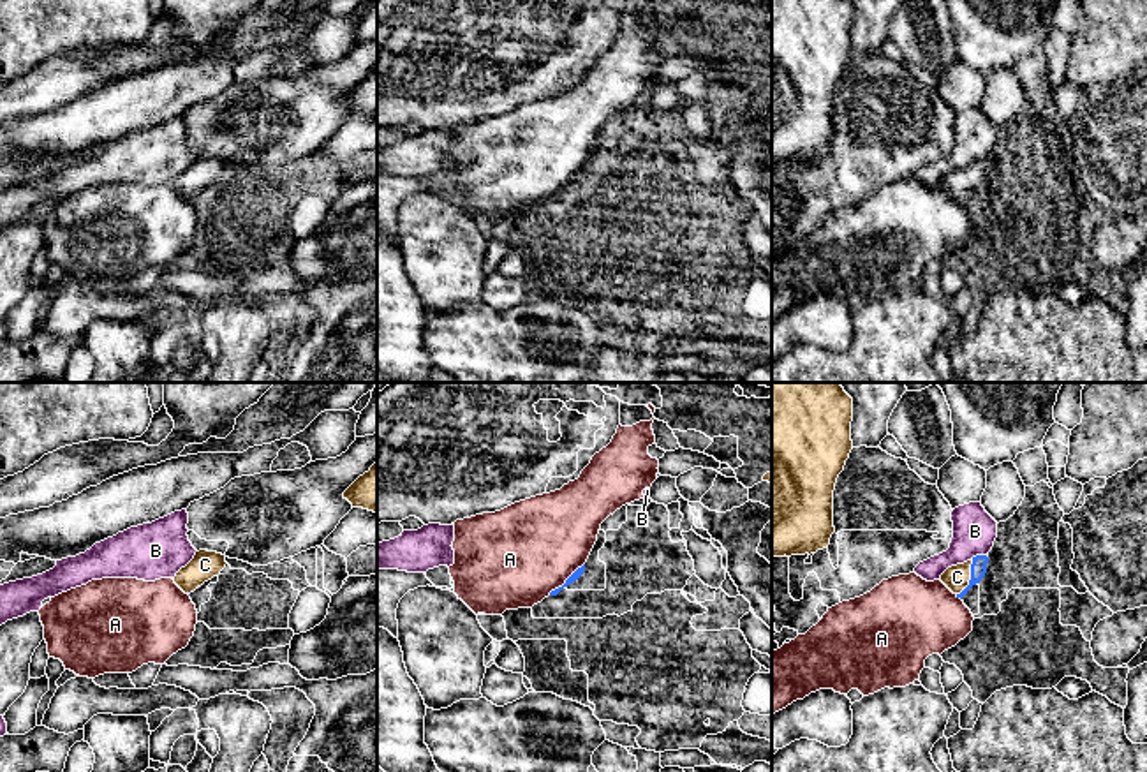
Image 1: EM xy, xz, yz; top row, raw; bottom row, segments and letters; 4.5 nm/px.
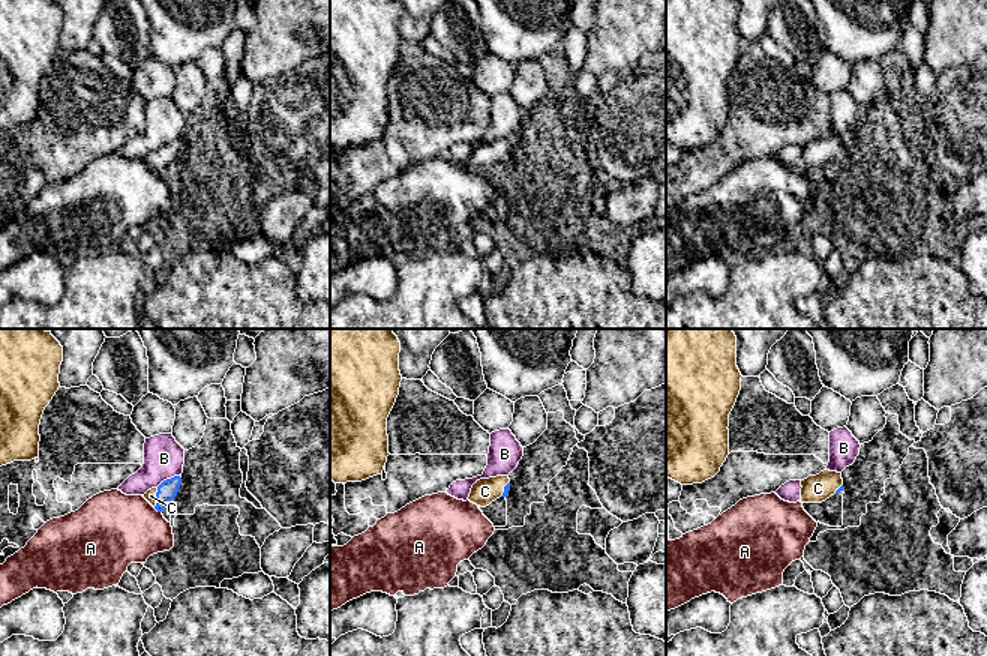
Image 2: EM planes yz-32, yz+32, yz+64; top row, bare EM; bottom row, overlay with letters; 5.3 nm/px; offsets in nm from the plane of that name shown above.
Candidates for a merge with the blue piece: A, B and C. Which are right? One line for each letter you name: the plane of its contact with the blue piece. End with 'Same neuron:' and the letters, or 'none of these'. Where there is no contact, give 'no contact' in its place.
C: yz
Same neuron: C

